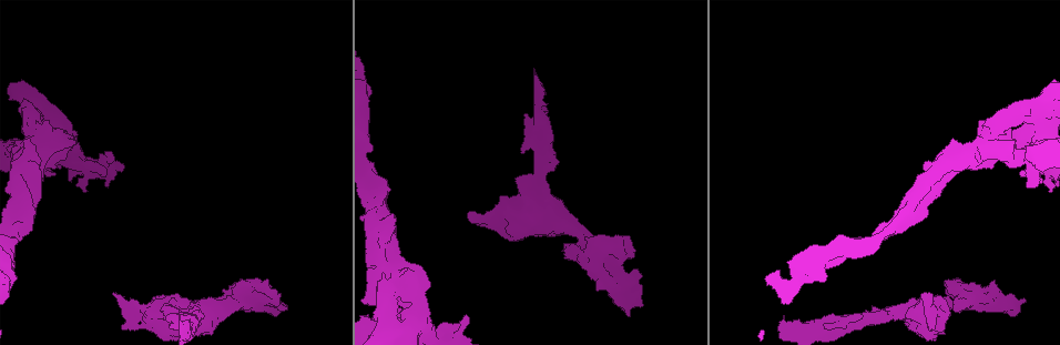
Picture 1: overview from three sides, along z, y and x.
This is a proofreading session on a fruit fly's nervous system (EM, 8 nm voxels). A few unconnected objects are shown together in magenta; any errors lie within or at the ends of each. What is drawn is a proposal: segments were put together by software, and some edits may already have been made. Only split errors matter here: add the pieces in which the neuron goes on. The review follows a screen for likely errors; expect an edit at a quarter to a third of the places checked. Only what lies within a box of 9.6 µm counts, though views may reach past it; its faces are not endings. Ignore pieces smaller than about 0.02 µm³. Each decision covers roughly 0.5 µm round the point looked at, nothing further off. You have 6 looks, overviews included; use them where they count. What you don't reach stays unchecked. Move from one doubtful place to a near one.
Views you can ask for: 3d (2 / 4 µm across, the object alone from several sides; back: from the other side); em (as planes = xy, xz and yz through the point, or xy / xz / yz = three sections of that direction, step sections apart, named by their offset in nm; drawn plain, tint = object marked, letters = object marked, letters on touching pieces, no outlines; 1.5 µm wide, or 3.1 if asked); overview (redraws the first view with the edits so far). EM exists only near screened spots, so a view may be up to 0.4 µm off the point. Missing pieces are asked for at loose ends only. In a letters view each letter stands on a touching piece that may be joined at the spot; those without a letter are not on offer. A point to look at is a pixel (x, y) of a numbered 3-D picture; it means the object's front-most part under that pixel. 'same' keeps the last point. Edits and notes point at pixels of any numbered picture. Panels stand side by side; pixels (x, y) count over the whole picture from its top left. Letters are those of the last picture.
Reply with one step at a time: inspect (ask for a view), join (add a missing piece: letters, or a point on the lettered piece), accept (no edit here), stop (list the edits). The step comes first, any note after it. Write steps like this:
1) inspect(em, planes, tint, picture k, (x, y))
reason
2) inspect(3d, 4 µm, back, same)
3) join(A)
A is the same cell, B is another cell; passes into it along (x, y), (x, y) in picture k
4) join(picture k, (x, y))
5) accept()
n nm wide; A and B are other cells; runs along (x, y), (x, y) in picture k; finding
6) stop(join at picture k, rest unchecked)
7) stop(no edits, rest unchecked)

inspect(3d, 4 µm, picture 1, (534, 69))
free end

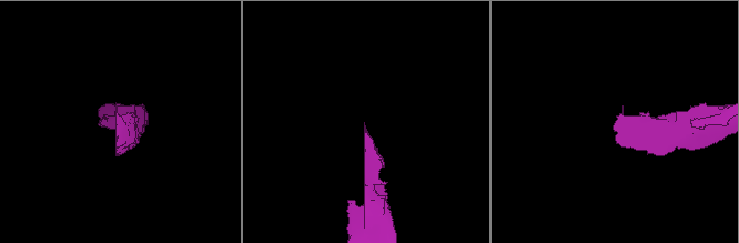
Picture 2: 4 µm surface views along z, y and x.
inspect(em, 3.1 µm, planes, letters, picture 2, (364, 125))
need the tissue

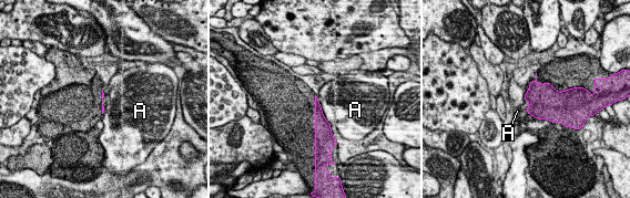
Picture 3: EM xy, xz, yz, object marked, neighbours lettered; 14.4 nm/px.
accept()
A is another cell; border along (319, 104), (324, 117), (331, 124) in picture 3; no lettered piece goes on from it

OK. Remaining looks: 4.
inspect(3d, 4 µm, picture 1, (525, 139))
stops while still wide

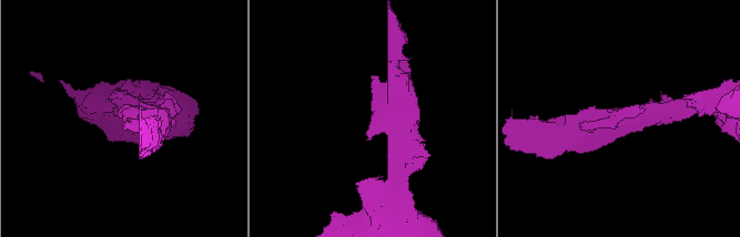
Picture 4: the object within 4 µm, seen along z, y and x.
inspect(em, xz, step 8, letters, picture 4, (618, 120))
need the tissue

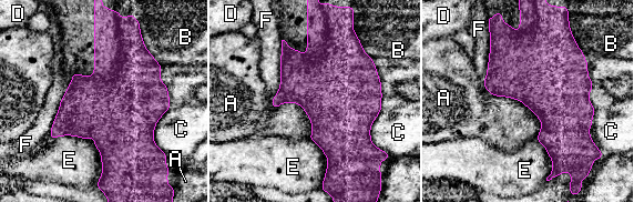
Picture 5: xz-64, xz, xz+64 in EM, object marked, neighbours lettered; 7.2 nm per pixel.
accept()
A, B, C, D, E and F are other cells; border along (482, 81), (537, 115), (537, 138) in picture 5; no lettered piece goes on from it

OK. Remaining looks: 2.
inspect(em, planes, plain, picture 1, (168, 298))
thick end

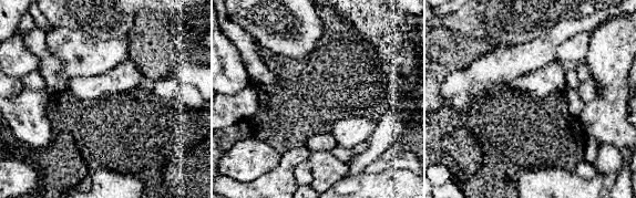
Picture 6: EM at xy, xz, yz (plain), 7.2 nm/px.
inspect(em, planes, letters, same)

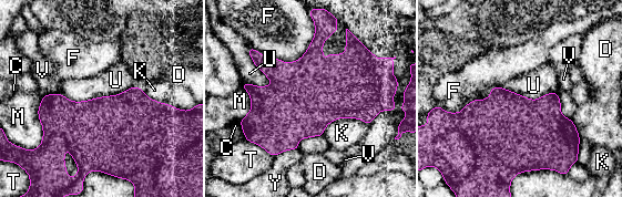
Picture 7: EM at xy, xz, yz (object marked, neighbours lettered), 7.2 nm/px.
accept()
340 nm wide; C, D, F, K, M, T, U, V and Y are other cells; border along (134, 86), (83, 101), (58, 93) in picture 7; none of them fits

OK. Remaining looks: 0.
stop(no edits, rest unchecked)

